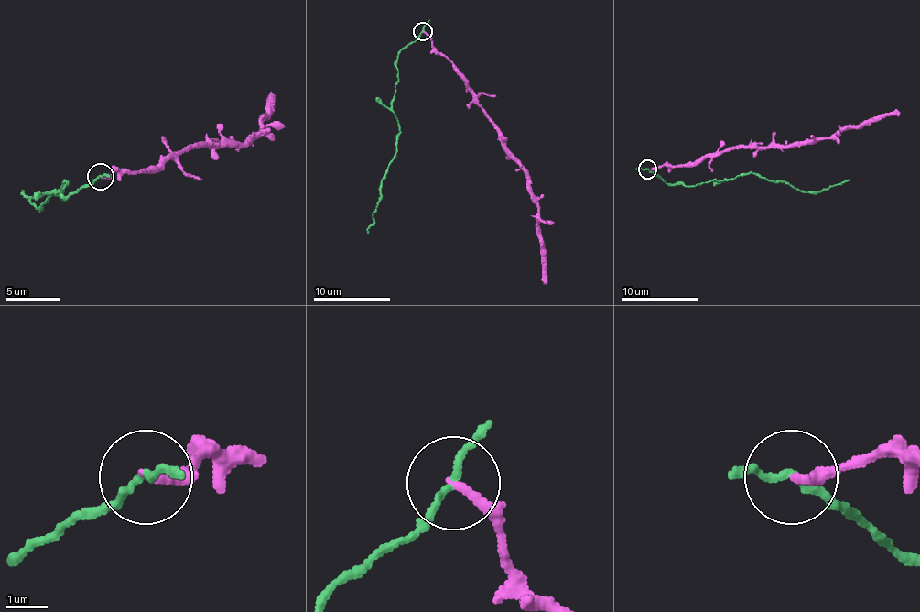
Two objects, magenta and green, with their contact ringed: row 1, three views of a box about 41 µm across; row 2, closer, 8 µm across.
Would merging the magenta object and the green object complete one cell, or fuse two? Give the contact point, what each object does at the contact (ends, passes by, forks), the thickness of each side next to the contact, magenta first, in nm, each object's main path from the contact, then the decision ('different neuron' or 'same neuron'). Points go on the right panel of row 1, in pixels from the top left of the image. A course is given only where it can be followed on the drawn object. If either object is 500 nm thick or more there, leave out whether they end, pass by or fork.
at (647, 169); magenta ends there; green passes by; 220 nm thick on the magenta side, 160 nm on the other; magenta runs (647, 169), (691, 166), (741, 147), (836, 137), (843, 130), (862, 127), (899, 111); green runs (647, 169), (672, 183), (698, 185), (727, 181), (737, 176), (750, 174), (807, 192), (817, 192), (849, 180); different neuron

